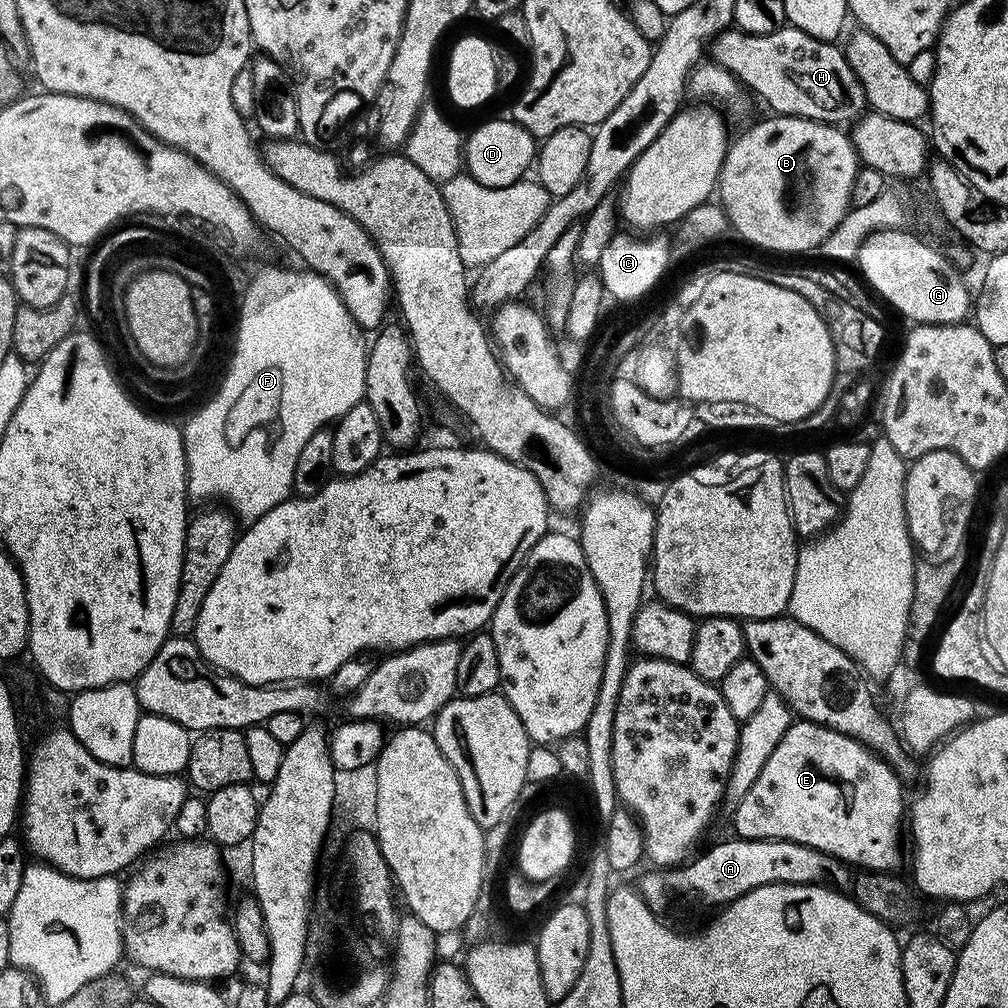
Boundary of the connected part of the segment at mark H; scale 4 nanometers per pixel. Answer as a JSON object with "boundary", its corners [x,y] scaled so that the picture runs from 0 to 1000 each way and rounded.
{"boundary":[[[727,26],[711,33],[704,44],[704,56],[709,63],[727,71],[743,92],[751,91],[766,106],[765,110],[775,115],[795,115],[801,119],[814,119],[816,123],[833,125],[838,122],[836,119],[848,120],[859,110],[855,81],[851,81],[851,73],[843,69],[836,47],[808,38],[791,28],[779,26],[764,34],[744,34]]]}

